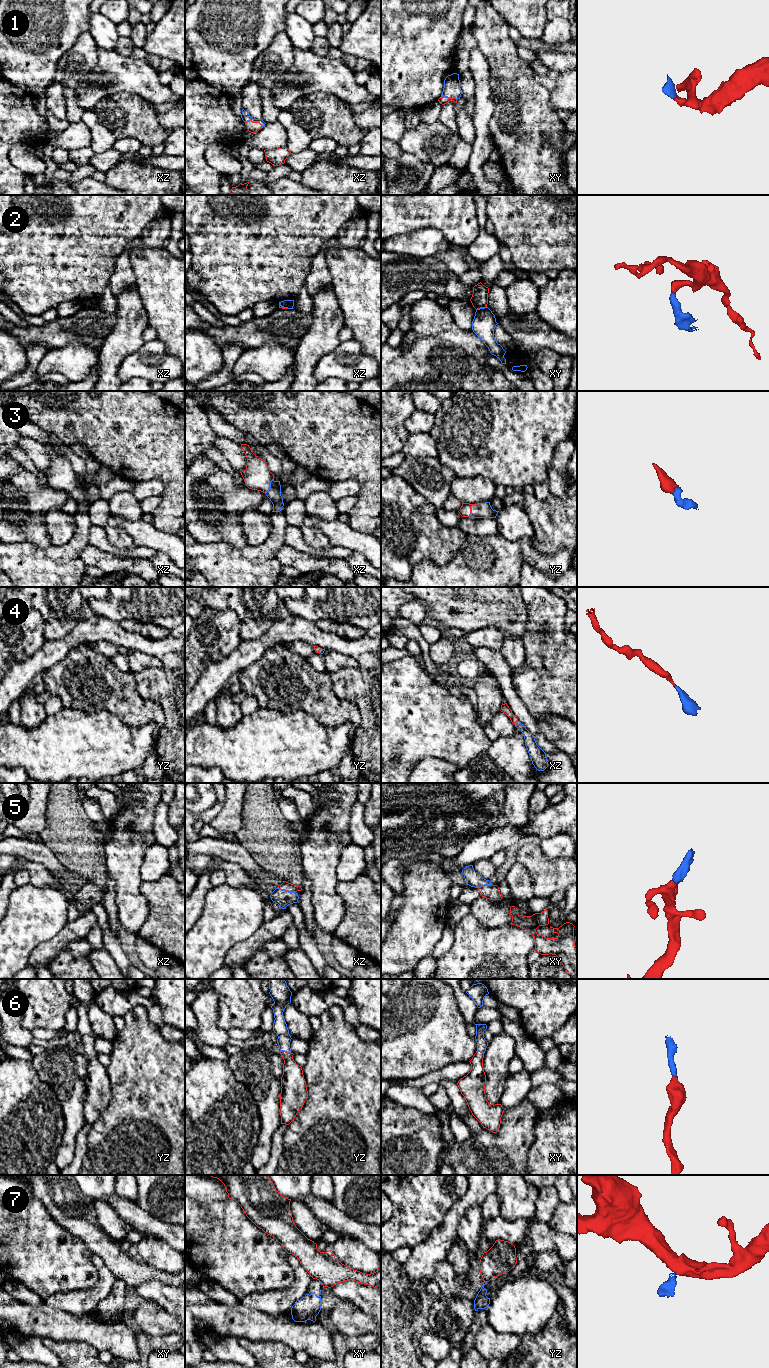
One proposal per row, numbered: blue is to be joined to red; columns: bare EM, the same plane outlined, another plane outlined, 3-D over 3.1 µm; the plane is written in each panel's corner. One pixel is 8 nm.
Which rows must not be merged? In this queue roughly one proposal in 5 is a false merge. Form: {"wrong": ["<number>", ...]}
{"wrong": ["2", "7"]}

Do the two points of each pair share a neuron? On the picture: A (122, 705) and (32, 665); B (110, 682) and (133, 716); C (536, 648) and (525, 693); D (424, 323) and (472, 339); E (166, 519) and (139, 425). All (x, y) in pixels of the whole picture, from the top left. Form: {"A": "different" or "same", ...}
{"A": "different", "B": "same", "C": "same", "D": "same", "E": "same"}

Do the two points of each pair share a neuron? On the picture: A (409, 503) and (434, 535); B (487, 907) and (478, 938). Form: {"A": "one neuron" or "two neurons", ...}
{"A": "one neuron", "B": "two neurons"}

